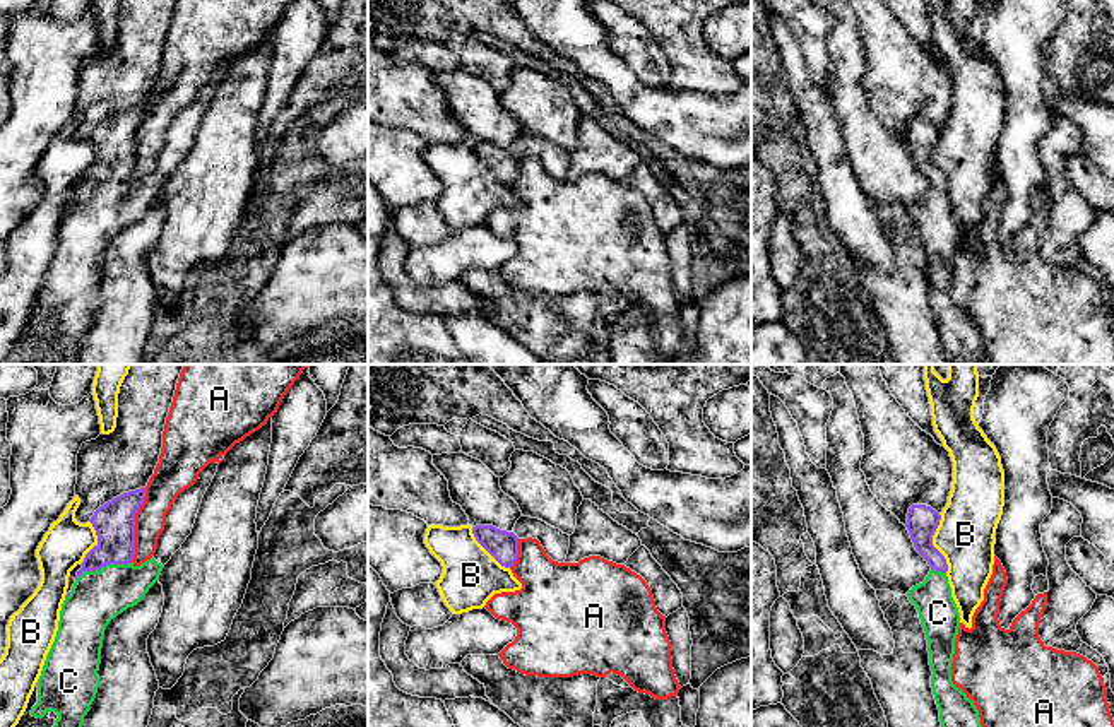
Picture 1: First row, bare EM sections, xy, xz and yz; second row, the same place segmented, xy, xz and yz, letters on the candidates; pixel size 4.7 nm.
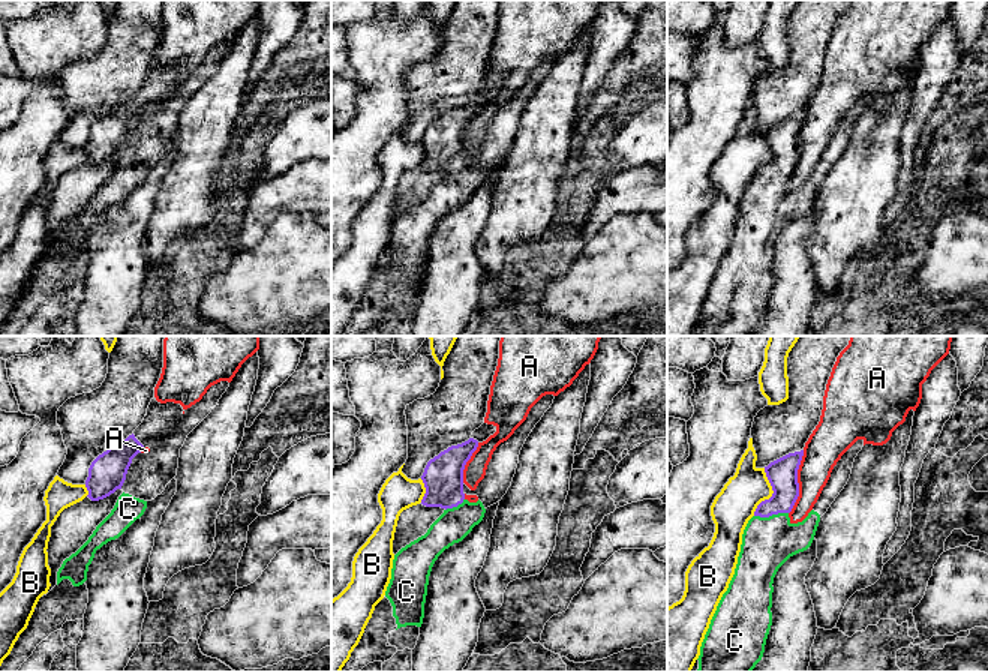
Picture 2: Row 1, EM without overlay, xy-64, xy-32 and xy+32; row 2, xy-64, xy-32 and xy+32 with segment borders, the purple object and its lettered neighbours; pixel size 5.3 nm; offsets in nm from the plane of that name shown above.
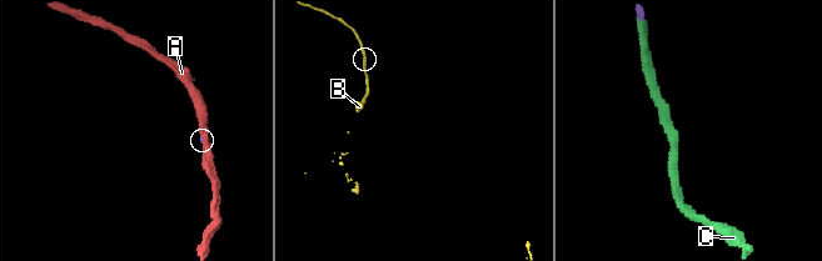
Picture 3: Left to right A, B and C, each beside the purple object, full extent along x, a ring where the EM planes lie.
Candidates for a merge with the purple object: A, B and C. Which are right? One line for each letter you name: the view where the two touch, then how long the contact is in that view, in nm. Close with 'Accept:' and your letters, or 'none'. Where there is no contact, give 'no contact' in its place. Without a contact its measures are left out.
C: xy | 280 nm
Accept: C

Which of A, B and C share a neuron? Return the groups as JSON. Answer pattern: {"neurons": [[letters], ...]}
{"neurons": [["A"], ["B"], ["C"]]}

